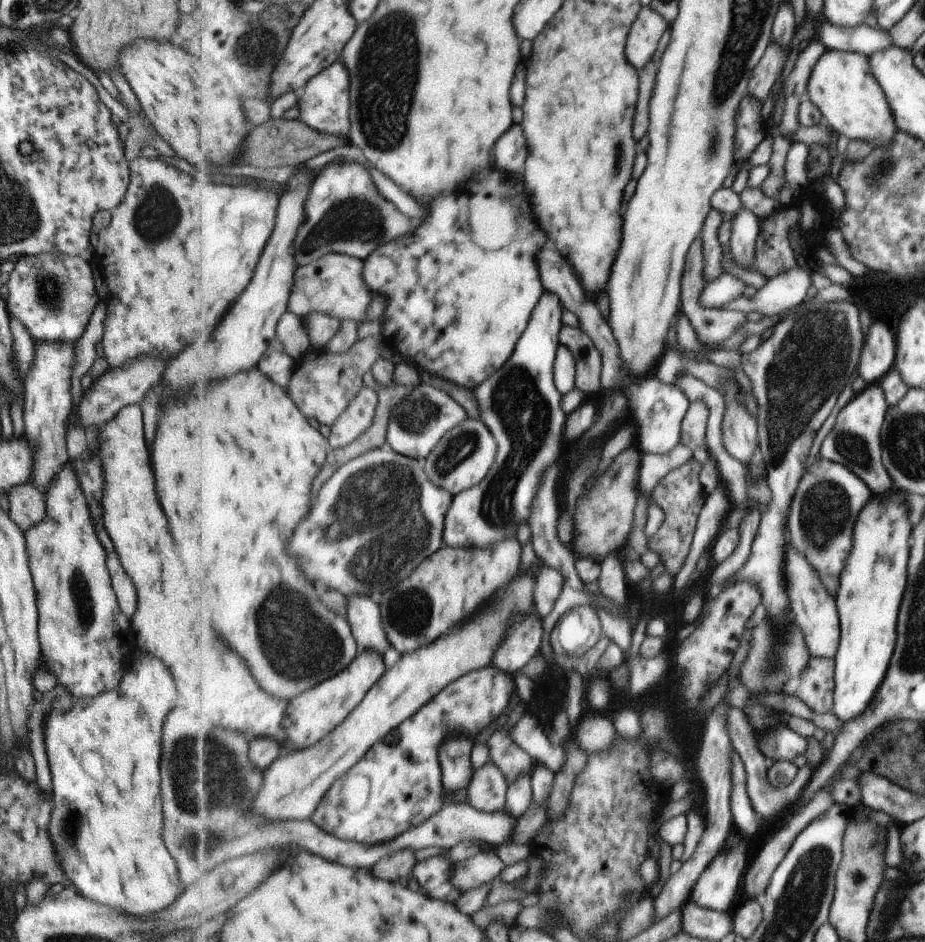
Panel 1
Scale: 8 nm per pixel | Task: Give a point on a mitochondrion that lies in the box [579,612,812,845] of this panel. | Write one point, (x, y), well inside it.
(774, 650)

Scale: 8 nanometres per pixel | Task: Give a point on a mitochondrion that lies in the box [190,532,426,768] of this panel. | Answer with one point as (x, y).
(305, 645)

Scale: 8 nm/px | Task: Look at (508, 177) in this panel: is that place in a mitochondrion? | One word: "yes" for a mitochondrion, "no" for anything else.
no

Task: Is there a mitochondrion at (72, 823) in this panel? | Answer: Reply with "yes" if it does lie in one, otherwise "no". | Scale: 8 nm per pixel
yes

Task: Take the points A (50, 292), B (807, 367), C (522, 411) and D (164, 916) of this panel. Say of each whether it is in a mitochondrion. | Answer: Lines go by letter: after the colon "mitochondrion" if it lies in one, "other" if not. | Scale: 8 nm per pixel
A: mitochondrion
B: mitochondrion
C: mitochondrion
D: other

